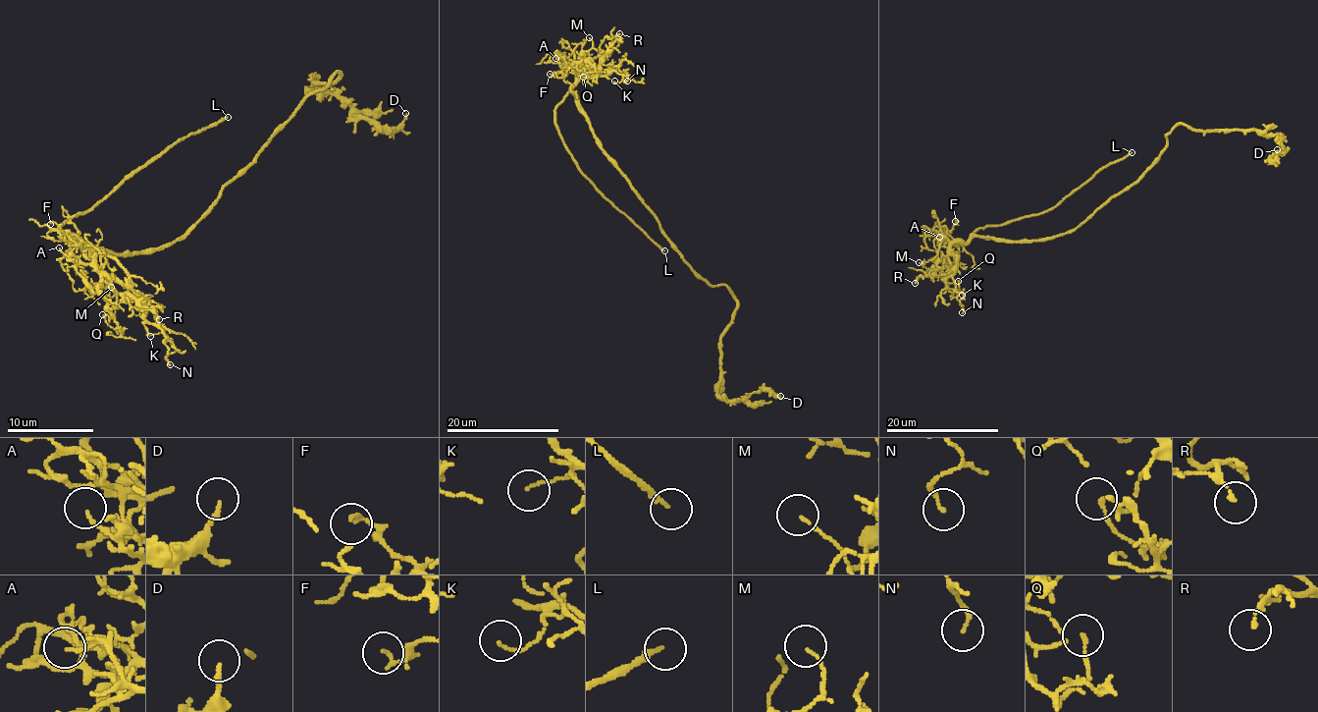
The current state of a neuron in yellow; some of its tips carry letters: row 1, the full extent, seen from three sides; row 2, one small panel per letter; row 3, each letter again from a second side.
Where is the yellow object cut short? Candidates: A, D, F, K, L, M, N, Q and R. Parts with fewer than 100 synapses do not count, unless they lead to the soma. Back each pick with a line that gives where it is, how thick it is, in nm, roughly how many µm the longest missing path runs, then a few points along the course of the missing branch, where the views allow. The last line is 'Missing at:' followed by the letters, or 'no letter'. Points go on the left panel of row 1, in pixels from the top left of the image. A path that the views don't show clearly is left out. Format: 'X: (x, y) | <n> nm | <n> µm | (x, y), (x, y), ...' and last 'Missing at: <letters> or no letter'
L: (228, 117) | 150 nm | 60 µm | (228, 117), (328, 74), (360, 74), (378, 48), (376, 28), (347, 20), (358, 39), (367, 20)
Missing at: L

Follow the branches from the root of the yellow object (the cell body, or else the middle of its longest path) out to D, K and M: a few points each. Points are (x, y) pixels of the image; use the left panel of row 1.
D: (189, 228), (339, 74), (315, 82), (310, 91), (337, 93), (382, 128), (405, 113)
K: (189, 228), (159, 249), (124, 254), (109, 254), (102, 247), (85, 249), (154, 314), (163, 332), (150, 336)
M: (189, 228), (159, 249), (109, 254), (102, 247), (87, 247), (100, 273), (98, 289), (113, 301), (111, 287)

